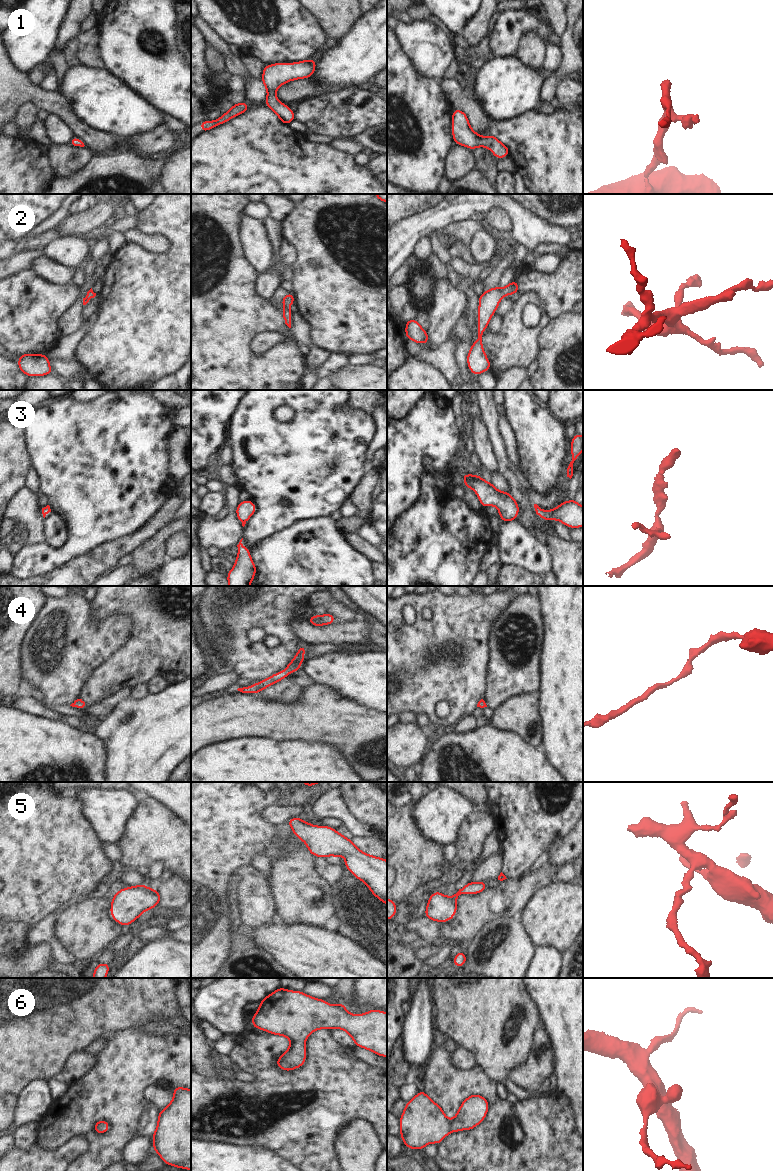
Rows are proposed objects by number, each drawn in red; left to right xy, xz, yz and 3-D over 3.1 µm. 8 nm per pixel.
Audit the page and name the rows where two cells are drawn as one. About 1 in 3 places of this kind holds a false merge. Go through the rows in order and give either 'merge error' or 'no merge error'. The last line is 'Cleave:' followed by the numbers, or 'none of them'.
1: no merge error
2: no merge error
3: no merge error
4: no merge error
5: no merge error
6: no merge error
Cleave: none of them

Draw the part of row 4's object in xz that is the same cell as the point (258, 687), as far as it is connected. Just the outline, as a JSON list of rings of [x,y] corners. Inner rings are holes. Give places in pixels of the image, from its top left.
[[[303,644],[300,645],[298,647],[298,653],[294,656],[292,661],[283,671],[279,673],[274,673],[269,678],[259,681],[254,685],[238,688],[237,690],[245,694],[260,693],[263,689],[268,688],[270,685],[273,685],[276,682],[285,679],[290,673],[302,670],[299,664],[301,662],[303,663],[306,662],[303,658],[303,656],[305,655],[305,651],[306,651],[306,645]]]

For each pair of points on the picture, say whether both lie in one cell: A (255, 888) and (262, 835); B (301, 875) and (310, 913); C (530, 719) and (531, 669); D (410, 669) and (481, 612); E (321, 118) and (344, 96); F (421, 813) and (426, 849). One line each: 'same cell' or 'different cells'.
A: different cells
B: same cell
C: different cells
D: same cell
E: same cell
F: different cells

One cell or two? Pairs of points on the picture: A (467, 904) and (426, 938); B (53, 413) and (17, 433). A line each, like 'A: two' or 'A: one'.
A: two
B: two

